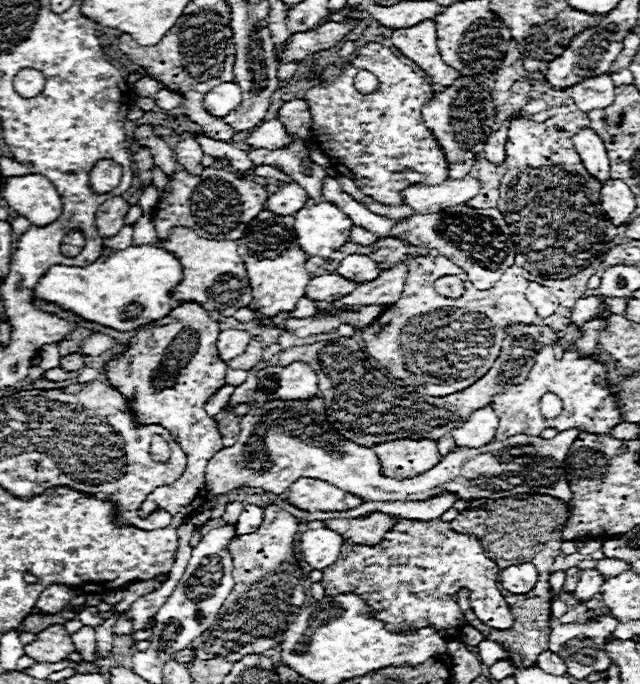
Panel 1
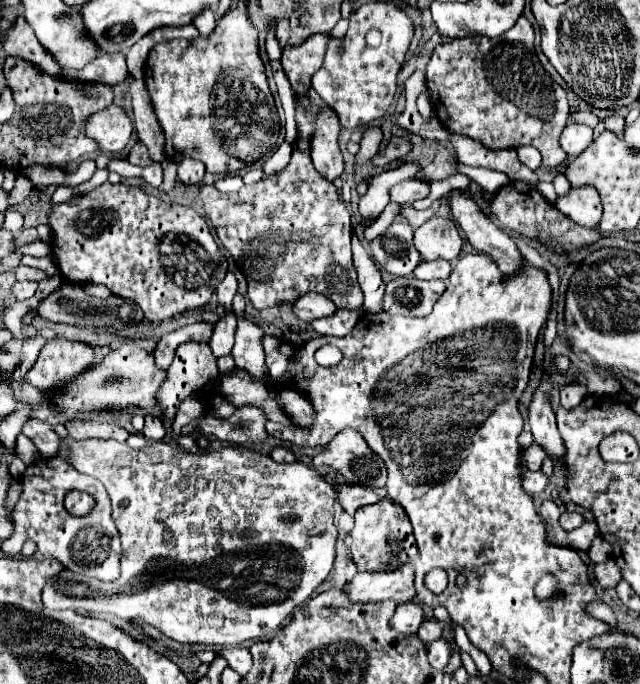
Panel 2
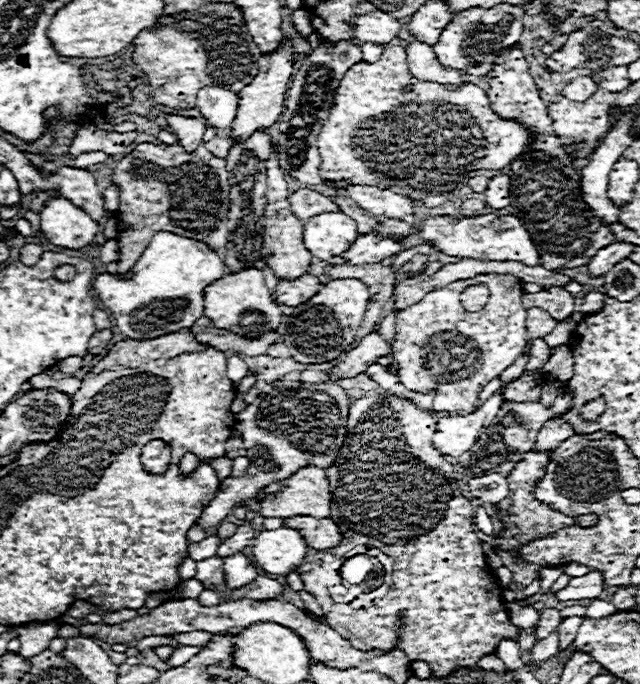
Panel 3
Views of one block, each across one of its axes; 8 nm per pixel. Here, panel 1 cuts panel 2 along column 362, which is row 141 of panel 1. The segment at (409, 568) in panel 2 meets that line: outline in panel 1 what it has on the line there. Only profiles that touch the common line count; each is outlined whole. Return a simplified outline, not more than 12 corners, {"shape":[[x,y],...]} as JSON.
{"shape":[[590,128],[572,136],[584,168],[598,180],[610,178],[604,142]]}

